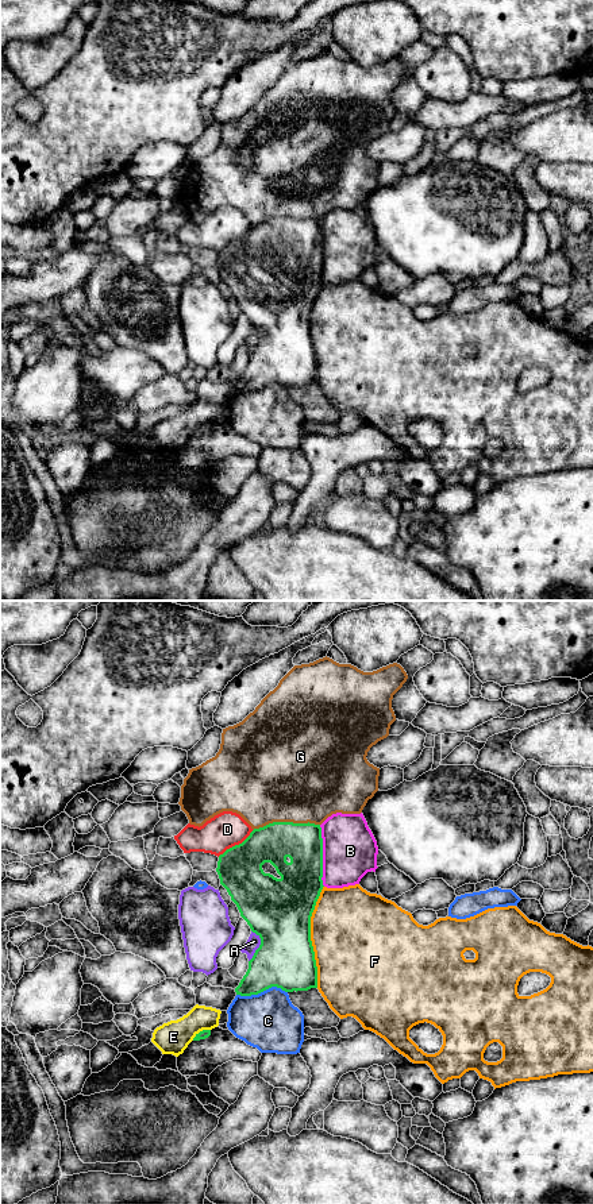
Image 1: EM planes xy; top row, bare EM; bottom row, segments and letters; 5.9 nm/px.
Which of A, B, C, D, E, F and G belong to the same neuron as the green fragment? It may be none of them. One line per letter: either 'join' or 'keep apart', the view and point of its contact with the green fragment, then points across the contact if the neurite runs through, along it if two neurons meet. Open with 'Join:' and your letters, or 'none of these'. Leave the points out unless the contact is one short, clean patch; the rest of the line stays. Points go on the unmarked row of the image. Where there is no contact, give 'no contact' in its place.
Join: none of these
A: keep apart | xy (260, 342)
B: keep apart | xy (322, 251)
C: keep apart | xy (261, 386)
D: keep apart | xy (235, 240)
E: keep apart | xy (200, 427) | along xy (210, 424), (203, 424), (192, 435)
F: keep apart | xy (310, 332)
G: keep apart | xy (285, 217)

